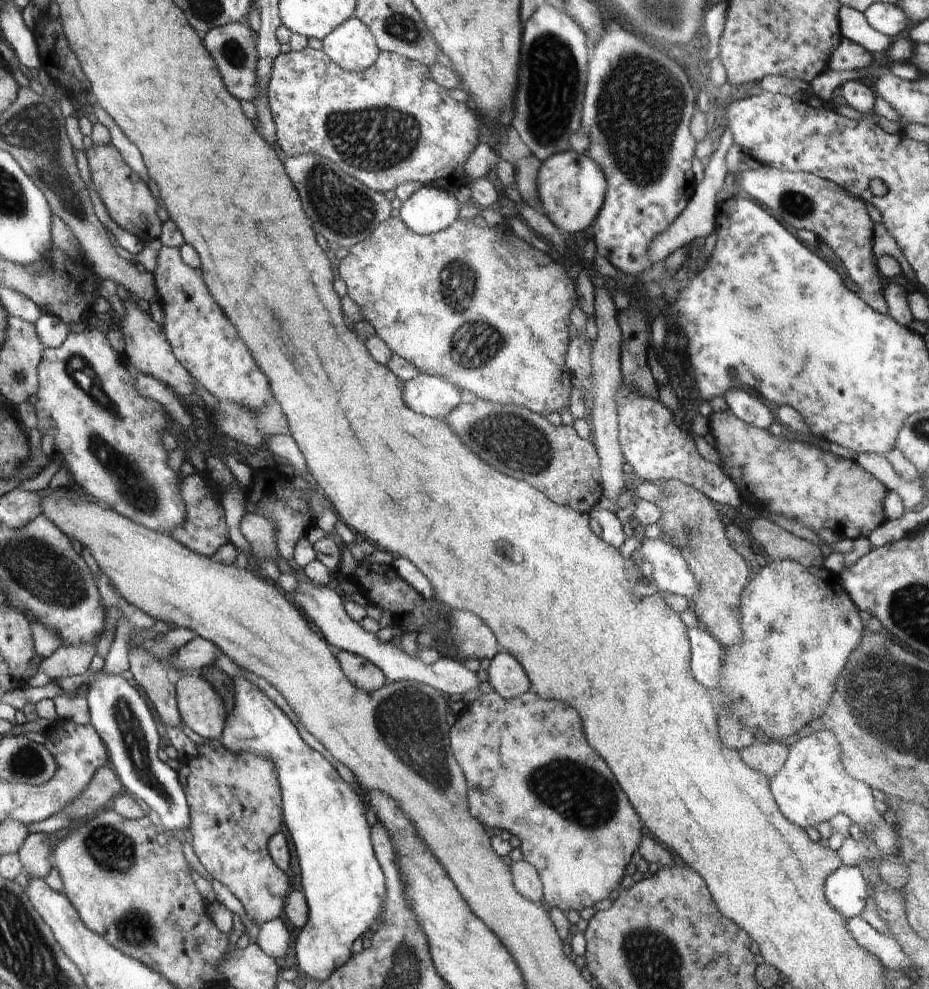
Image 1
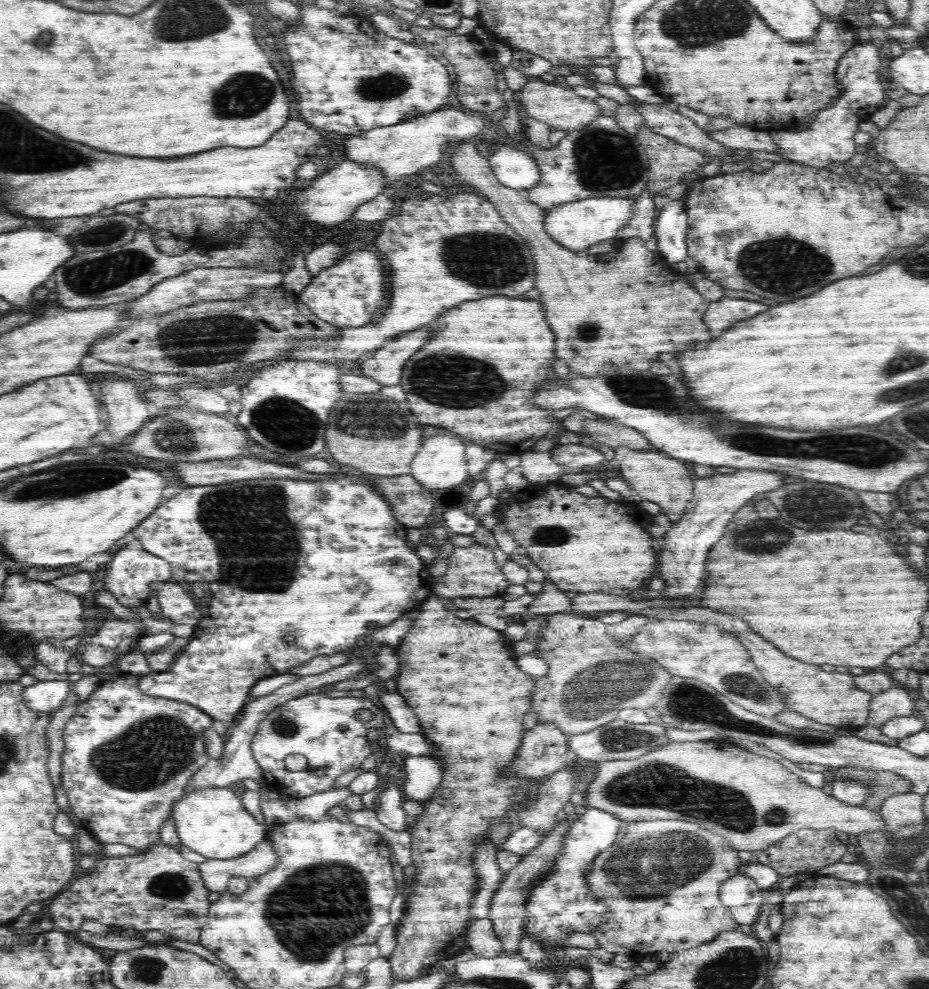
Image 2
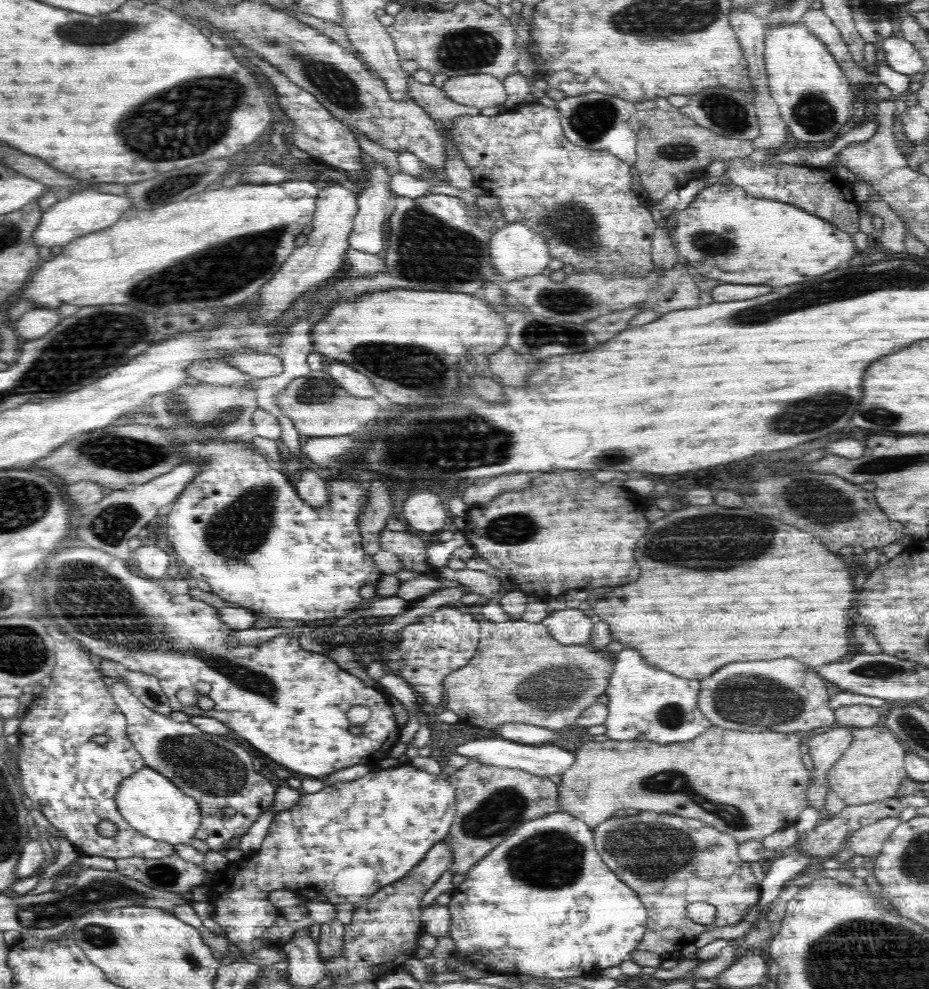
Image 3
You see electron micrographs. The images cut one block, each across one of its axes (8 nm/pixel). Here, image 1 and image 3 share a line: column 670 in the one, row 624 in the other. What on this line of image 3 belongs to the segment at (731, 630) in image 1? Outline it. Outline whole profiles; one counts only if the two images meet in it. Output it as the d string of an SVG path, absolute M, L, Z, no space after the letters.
M521 618L515 621L510 620L508 622L501 623L484 619L479 621L479 627L481 628L481 634L476 654L470 659L470 662L468 662L466 666L463 666L452 674L448 674L448 676L444 678L444 682L442 682L445 694L448 695L448 709L456 713L461 722L465 722L466 724L470 724L472 726L478 726L480 728L486 728L488 730L493 730L496 726L500 726L500 724L524 723L560 731L560 728L566 728L566 726L576 726L579 717L592 704L601 702L605 693L608 691L609 679L615 670L615 656L612 656L612 654L609 654L606 650L594 649L590 643L586 645L564 645L552 637L552 633L548 631L548 627L546 627L544 623L526 622Z

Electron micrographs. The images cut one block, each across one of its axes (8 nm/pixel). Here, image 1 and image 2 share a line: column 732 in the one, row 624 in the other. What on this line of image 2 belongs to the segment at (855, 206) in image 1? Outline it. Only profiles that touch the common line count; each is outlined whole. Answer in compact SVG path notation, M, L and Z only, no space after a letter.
M170 580L157 591L162 614L176 624L196 626L202 616L196 611L198 608L194 598L188 596L188 588L180 588L180 584L182 582Z

